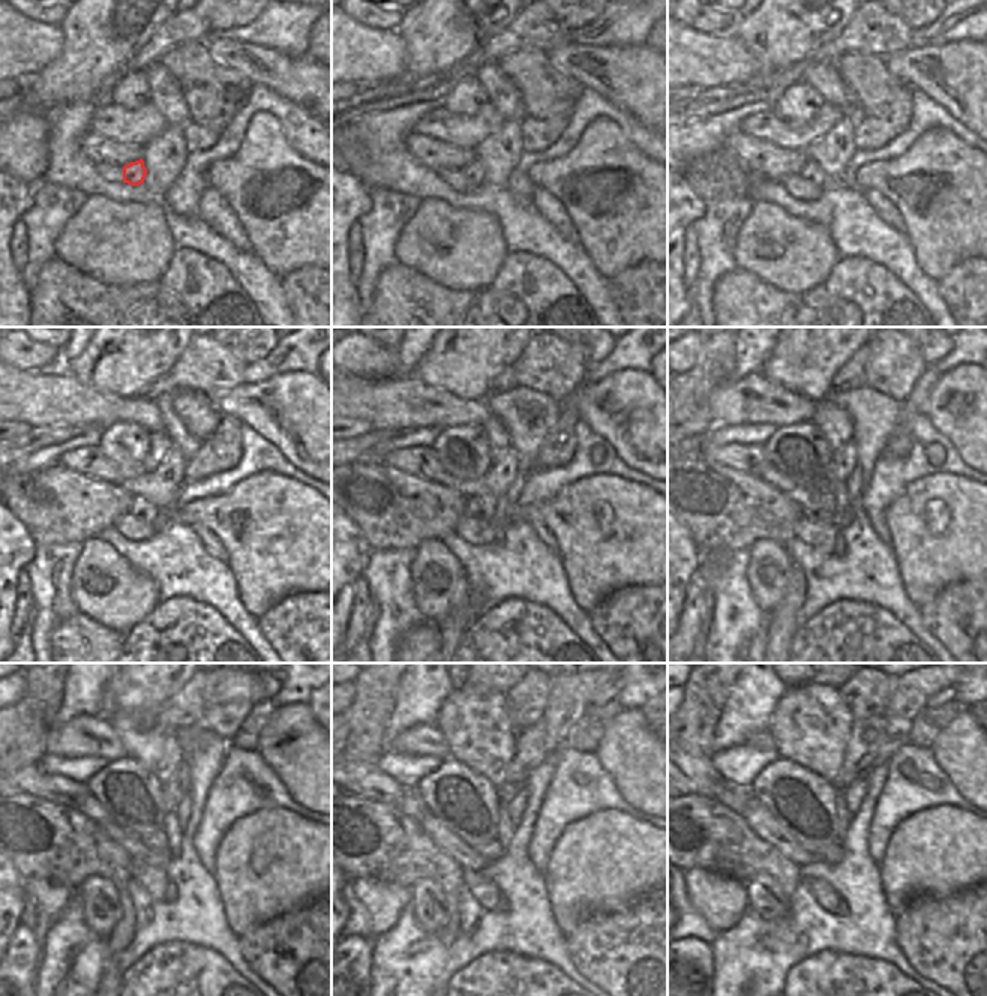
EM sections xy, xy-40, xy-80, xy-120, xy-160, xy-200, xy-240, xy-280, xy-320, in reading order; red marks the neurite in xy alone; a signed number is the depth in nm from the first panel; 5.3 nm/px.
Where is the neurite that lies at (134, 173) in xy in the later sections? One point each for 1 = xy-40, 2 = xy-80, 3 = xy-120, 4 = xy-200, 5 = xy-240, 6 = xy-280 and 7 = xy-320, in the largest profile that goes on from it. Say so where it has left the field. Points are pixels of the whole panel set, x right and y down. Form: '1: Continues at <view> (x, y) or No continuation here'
1: Continues at xy-40 (473, 173)
2: Continues at xy-80 (810, 171)
3: Continues at xy-120 (140, 507)
4: Continues at xy-200 (821, 506)
5: Continues at xy-240 (156, 842)
6: Continues at xy-280 (492, 851)
7: Continues at xy-320 (833, 854).

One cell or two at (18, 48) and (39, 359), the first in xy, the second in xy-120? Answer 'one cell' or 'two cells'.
two cells

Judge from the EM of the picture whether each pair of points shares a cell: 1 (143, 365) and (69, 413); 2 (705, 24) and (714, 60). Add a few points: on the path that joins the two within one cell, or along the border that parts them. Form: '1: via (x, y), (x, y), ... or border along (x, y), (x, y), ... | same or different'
1: border along (69, 375), (92, 389), (135, 398) | different
2: border along (683, 23), (701, 32), (731, 33) | different

